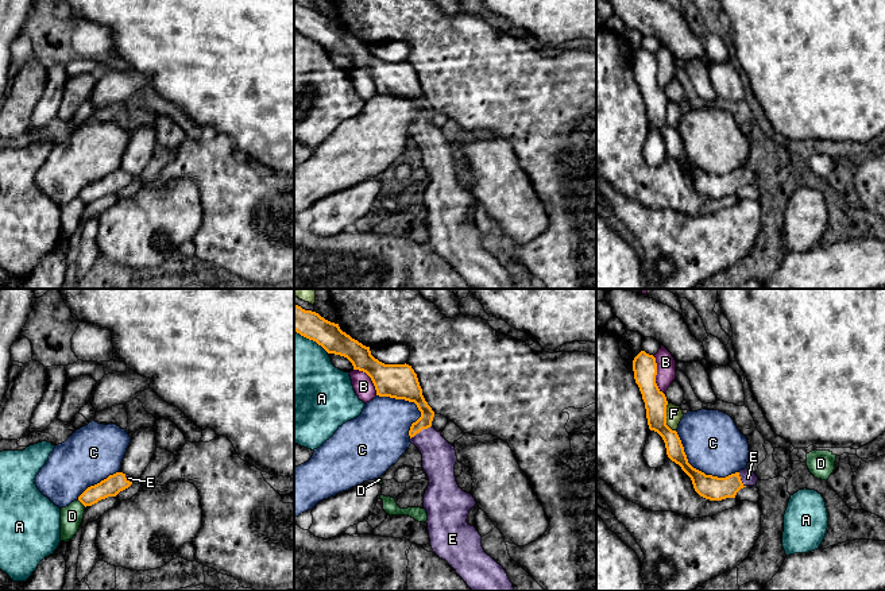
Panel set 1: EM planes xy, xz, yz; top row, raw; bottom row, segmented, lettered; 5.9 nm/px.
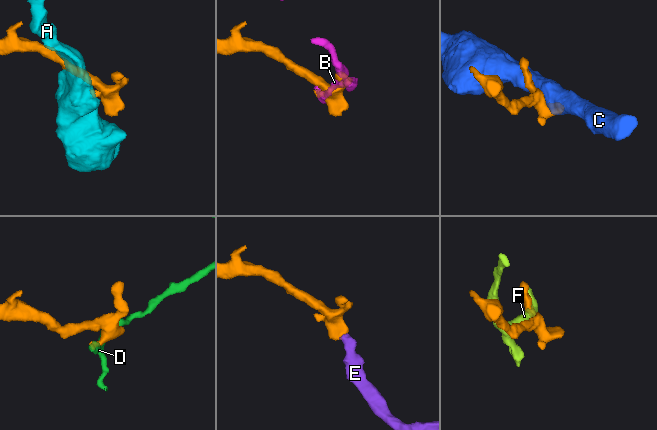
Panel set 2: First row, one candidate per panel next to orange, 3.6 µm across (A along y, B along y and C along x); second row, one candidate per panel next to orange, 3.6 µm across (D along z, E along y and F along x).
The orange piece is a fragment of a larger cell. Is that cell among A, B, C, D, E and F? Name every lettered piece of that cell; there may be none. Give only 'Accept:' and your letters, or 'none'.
Accept: E

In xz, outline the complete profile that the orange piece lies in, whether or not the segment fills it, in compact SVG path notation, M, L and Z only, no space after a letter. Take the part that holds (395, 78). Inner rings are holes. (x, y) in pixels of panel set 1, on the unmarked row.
M294 1L294 28L301 34L316 39L328 51L347 55L353 67L366 70L379 94L390 94L414 100L421 109L421 115L411 121L409 134L422 152L422 166L429 175L428 188L424 192L424 206L428 210L428 229L433 250L445 258L456 271L467 281L472 289L514 289L506 269L482 244L482 233L475 224L467 220L469 208L478 202L474 193L463 189L455 174L455 162L457 159L456 148L441 130L432 124L434 109L422 93L417 72L409 62L384 62L371 53L370 45L363 43L349 32L343 30L339 22L331 20L318 11L305 8Z

